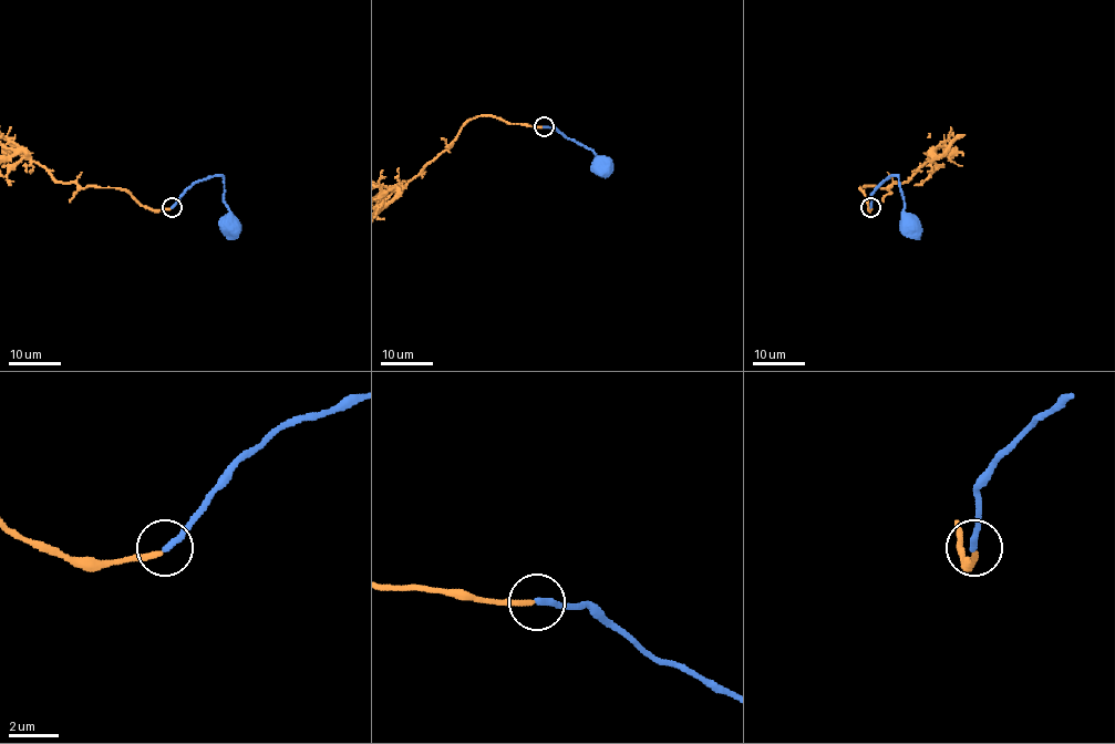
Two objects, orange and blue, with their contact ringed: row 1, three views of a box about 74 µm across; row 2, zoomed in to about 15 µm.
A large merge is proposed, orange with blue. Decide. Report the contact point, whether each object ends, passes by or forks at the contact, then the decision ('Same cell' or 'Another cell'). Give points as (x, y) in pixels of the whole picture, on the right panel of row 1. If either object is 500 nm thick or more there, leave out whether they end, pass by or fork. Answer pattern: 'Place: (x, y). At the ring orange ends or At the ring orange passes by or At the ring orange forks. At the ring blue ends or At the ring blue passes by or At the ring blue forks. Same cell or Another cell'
Place: (870, 207). At the ring orange ends. At the ring blue ends. Another cell

